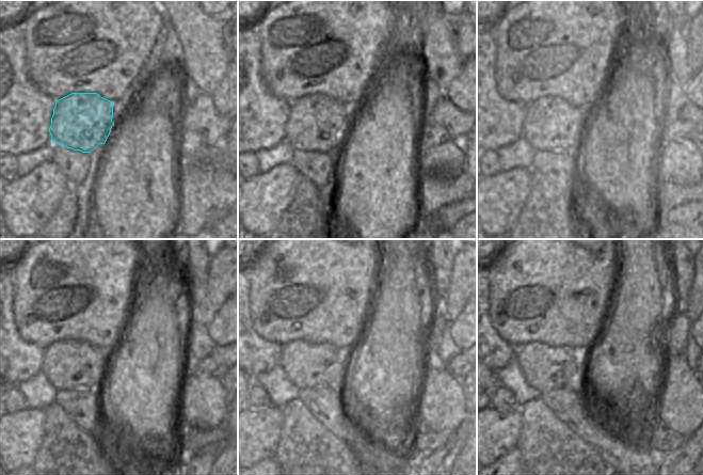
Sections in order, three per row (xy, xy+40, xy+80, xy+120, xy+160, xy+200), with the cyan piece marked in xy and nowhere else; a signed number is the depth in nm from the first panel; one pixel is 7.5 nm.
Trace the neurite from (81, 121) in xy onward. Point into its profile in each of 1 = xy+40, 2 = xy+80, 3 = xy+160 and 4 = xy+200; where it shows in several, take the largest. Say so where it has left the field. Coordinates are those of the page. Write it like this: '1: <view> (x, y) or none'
1: xy+40 (319, 123)
2: xy+80 (550, 123)
3: xy+160 (306, 365)
4: xy+200 (544, 367)

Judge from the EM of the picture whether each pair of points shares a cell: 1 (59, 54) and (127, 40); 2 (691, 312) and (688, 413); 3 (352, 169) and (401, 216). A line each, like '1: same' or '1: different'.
1: same
2: different
3: same

